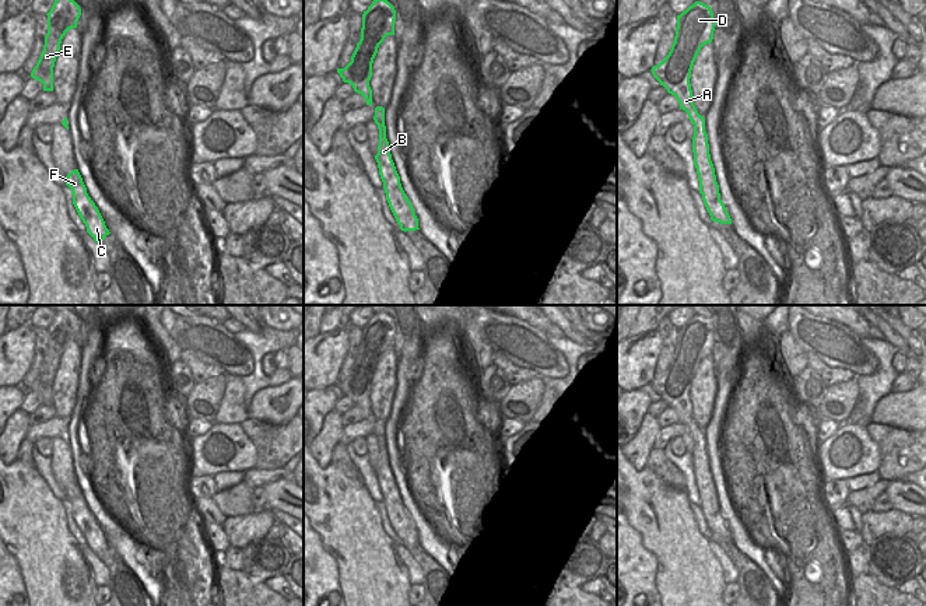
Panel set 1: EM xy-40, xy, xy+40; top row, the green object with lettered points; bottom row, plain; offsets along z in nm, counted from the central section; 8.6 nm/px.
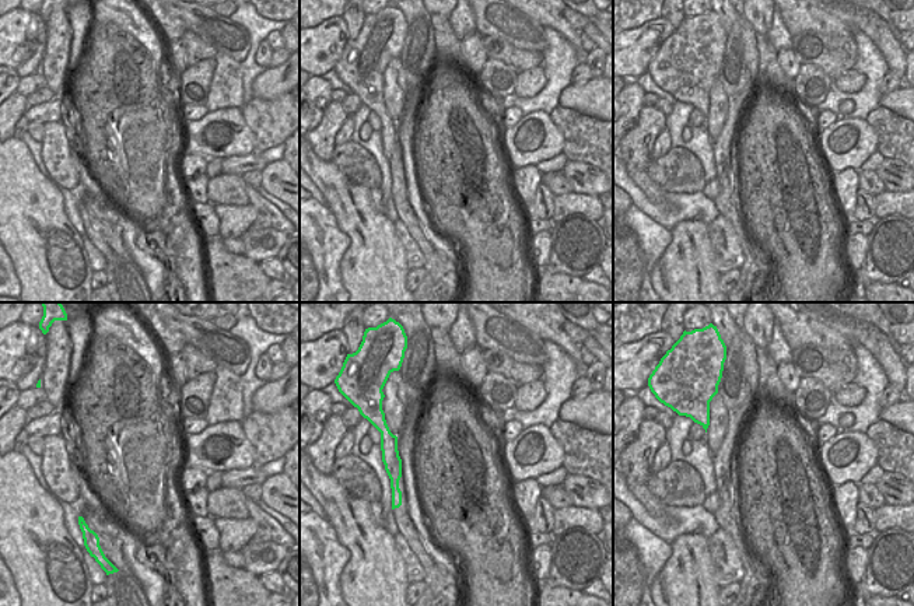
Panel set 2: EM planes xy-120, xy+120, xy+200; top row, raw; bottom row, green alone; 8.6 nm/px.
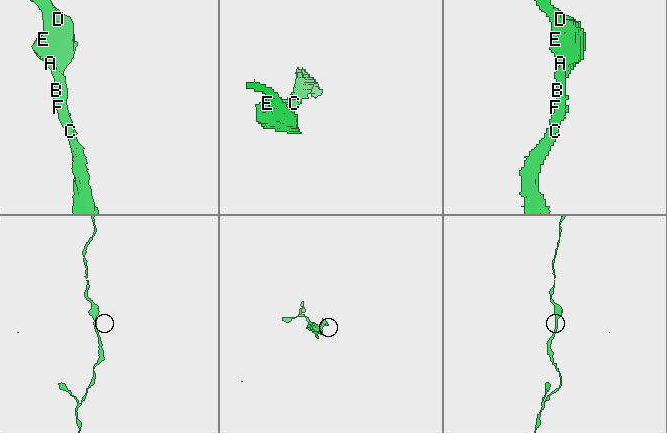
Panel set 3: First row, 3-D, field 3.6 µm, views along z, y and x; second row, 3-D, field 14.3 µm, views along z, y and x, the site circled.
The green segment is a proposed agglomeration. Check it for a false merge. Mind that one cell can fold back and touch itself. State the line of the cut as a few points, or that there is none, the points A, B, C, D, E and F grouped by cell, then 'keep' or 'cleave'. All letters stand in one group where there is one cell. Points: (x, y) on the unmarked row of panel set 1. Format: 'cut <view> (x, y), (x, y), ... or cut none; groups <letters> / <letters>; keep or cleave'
cut none; groups A B C D E F; keep

